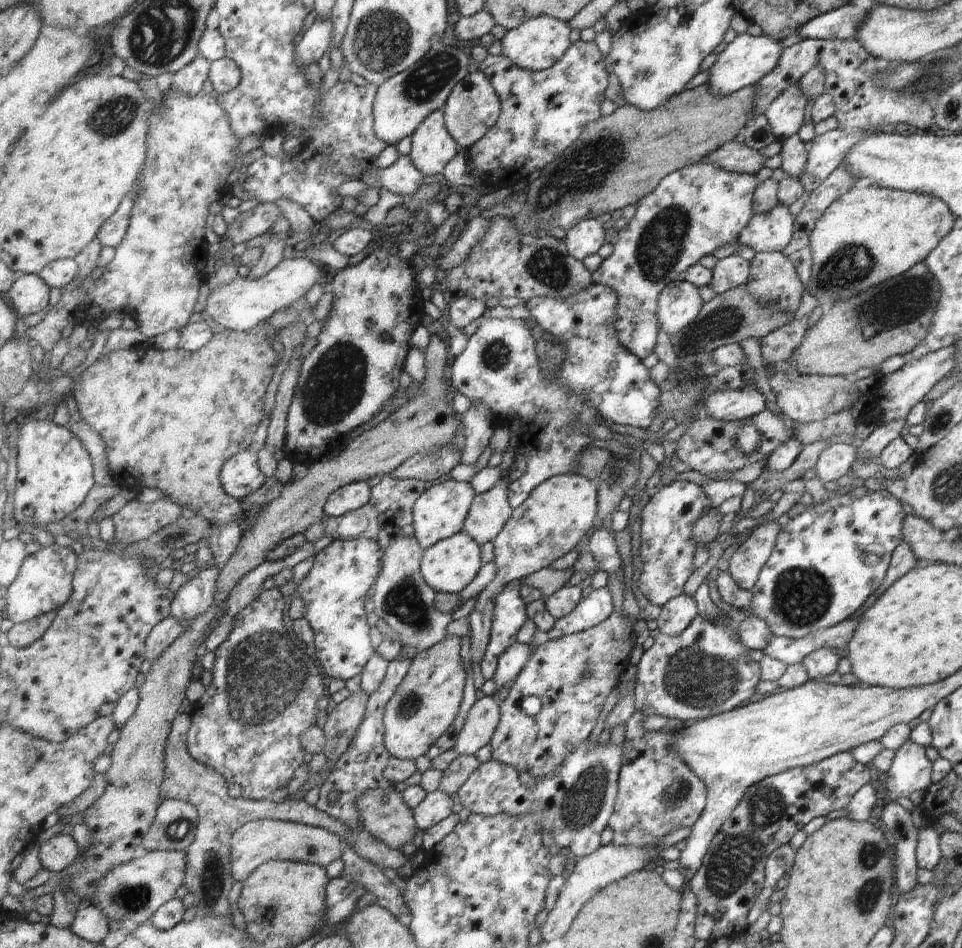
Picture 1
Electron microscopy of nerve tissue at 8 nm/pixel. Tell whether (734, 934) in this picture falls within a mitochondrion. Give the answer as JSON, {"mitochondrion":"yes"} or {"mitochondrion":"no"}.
{"mitochondrion":"no"}

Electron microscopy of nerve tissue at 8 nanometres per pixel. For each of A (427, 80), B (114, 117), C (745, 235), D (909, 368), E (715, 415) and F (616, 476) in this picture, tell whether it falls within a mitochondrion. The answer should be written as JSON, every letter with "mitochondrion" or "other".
{"A":"mitochondrion","B":"mitochondrion","C":"other","D":"other","E":"other","F":"mitochondrion"}

